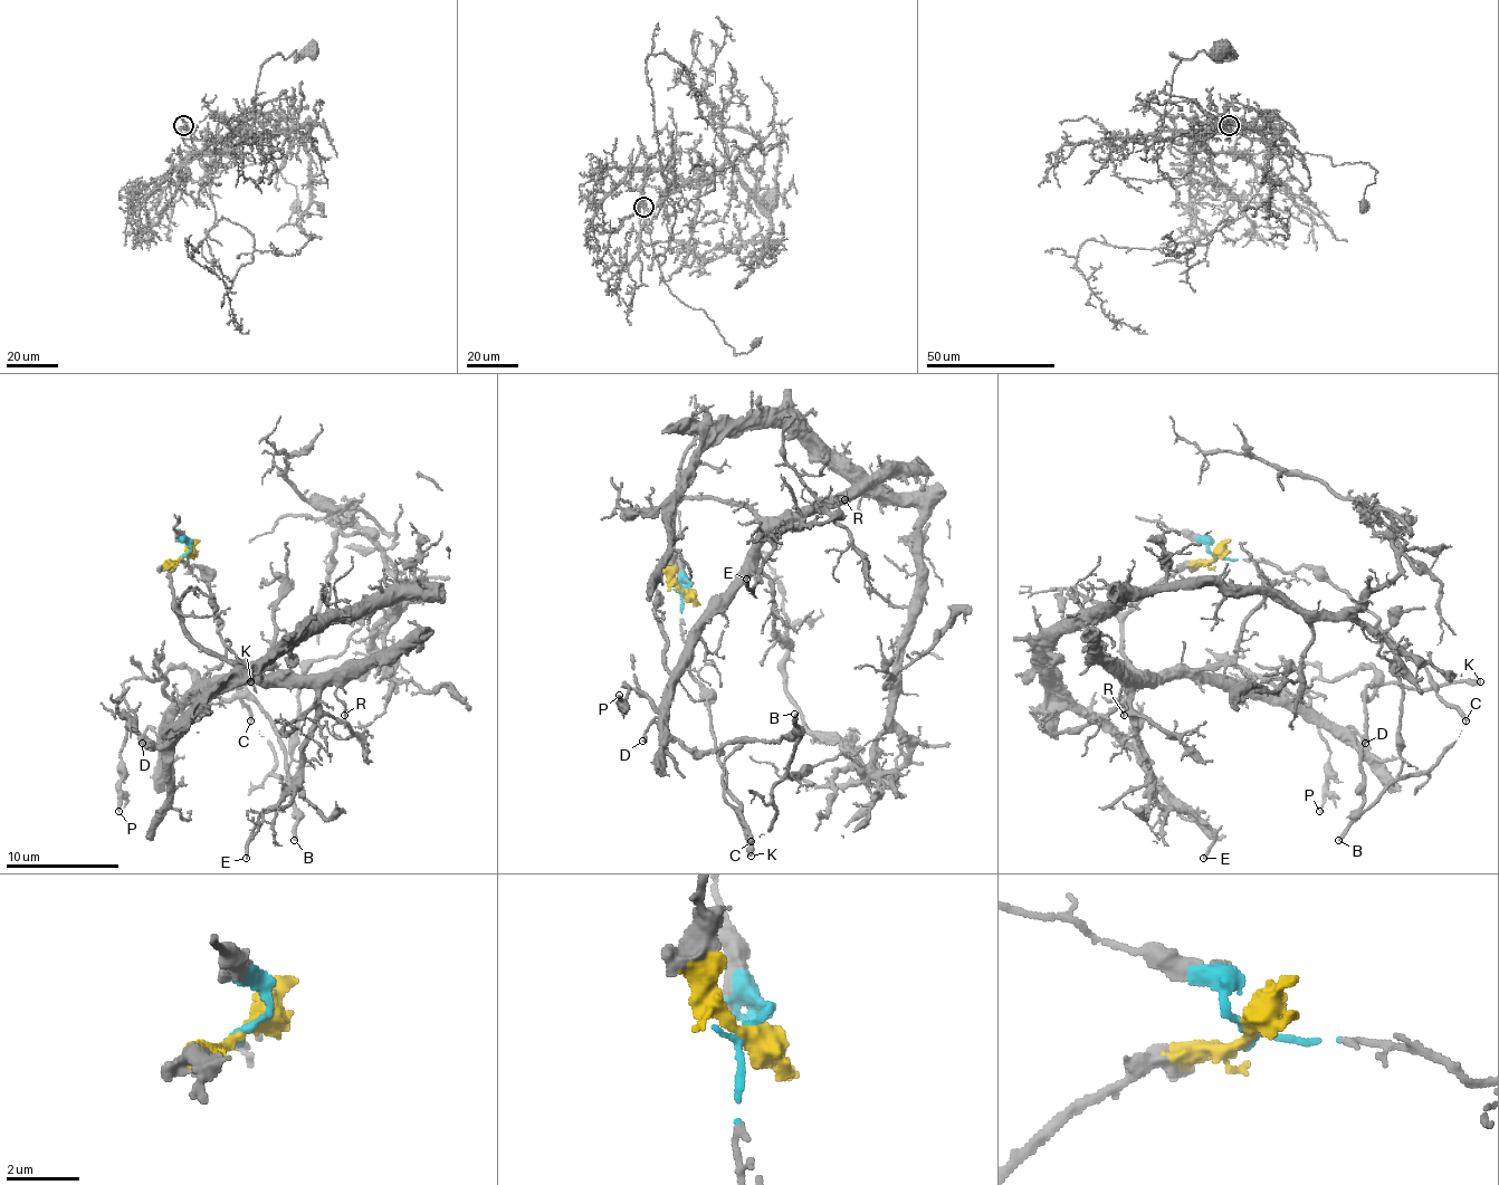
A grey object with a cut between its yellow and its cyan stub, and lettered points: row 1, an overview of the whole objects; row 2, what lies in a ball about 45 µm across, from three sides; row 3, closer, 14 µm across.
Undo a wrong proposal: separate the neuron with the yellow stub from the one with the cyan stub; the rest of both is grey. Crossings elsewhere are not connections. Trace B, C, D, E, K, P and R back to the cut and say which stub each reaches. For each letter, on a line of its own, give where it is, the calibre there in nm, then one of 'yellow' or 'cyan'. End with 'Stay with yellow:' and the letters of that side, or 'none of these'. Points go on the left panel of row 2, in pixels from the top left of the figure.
B: at (294, 840); 240 nm thick; cyan
C: at (250, 720); 280 nm thick; cyan
D: at (142, 743); 170 nm thick; yellow
E: at (246, 858); 200 nm thick; yellow
K: at (250, 681); 380 nm thick; cyan
P: at (118, 811); 200 nm thick; cyan
R: at (344, 715); 140 nm thick; yellow
Stay with yellow: D, E, R

